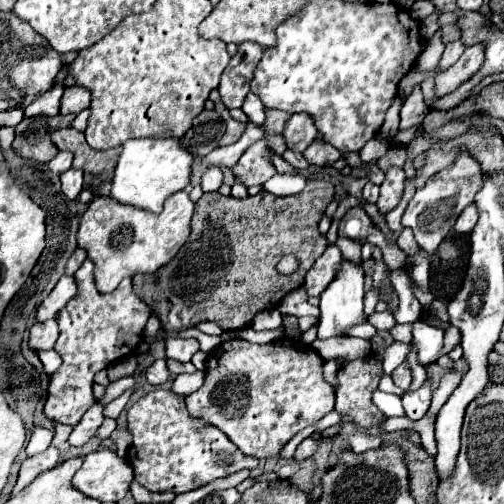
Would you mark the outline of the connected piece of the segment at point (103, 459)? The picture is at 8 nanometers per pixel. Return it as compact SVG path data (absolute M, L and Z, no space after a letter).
M102 448L84 456L80 470L72 478L72 486L82 490L88 498L118 502L126 496L132 480L132 466L112 450Z

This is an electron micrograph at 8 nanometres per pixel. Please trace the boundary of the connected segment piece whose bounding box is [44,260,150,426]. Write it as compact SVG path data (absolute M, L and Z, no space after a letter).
M84 260L84 264L74 274L78 284L78 294L68 304L68 314L58 314L56 322L60 326L60 338L56 342L56 350L62 354L62 366L50 376L48 400L44 406L44 414L62 424L76 426L84 412L96 402L92 394L94 374L112 362L132 354L136 346L142 342L142 328L150 318L148 306L134 294L132 280L124 278L118 290L110 294L100 294L94 282L94 264L92 260Z

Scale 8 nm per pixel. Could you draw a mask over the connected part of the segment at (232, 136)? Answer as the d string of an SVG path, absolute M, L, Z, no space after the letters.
M226 116L226 132L224 132L224 136L222 136L222 142L218 144L218 146L230 146L230 144L234 144L238 138L240 138L240 134L244 132L244 126L246 124L242 124L242 122L236 122L234 118L230 118L230 116Z

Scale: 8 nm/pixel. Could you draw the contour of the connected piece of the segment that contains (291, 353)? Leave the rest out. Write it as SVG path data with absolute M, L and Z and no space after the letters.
M240 338L222 342L216 350L208 354L206 360L206 380L200 390L186 398L186 408L190 416L202 418L216 428L220 428L240 452L256 458L276 458L280 448L306 426L316 424L328 412L334 410L334 388L322 376L324 360L320 354L294 338L280 338L270 344L252 344Z

